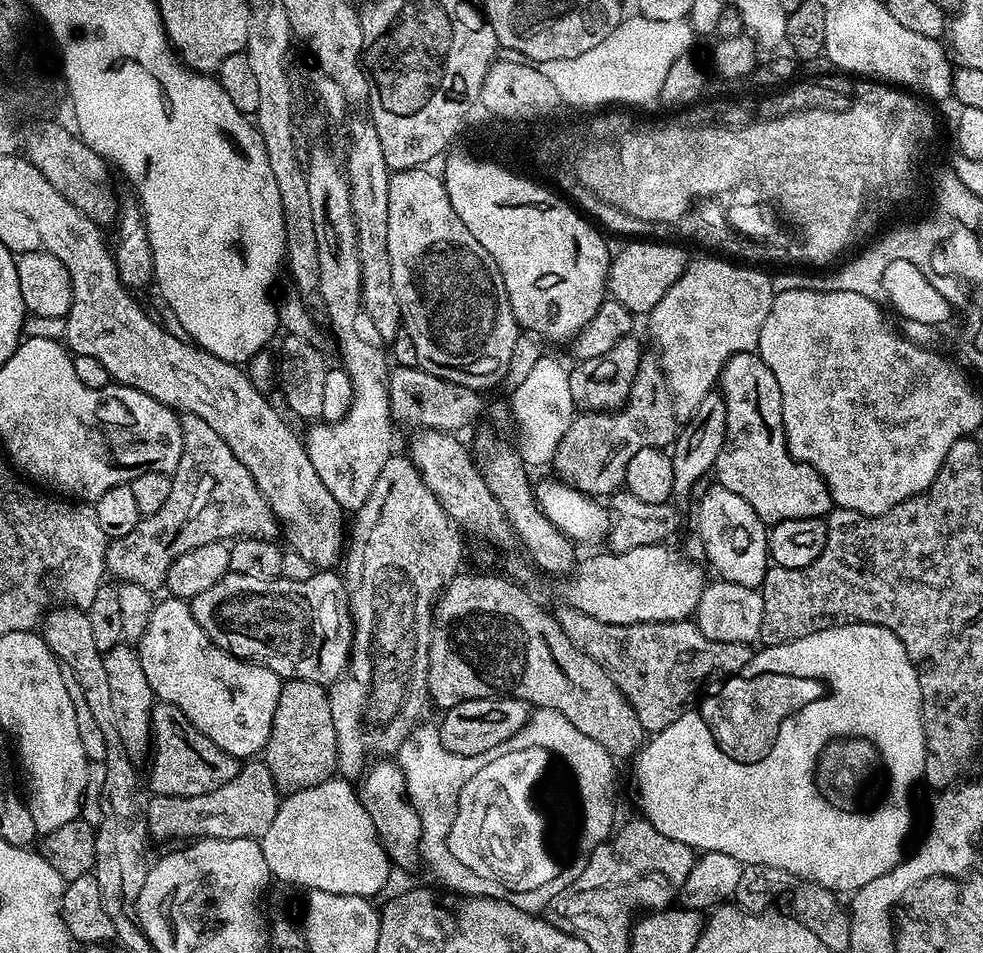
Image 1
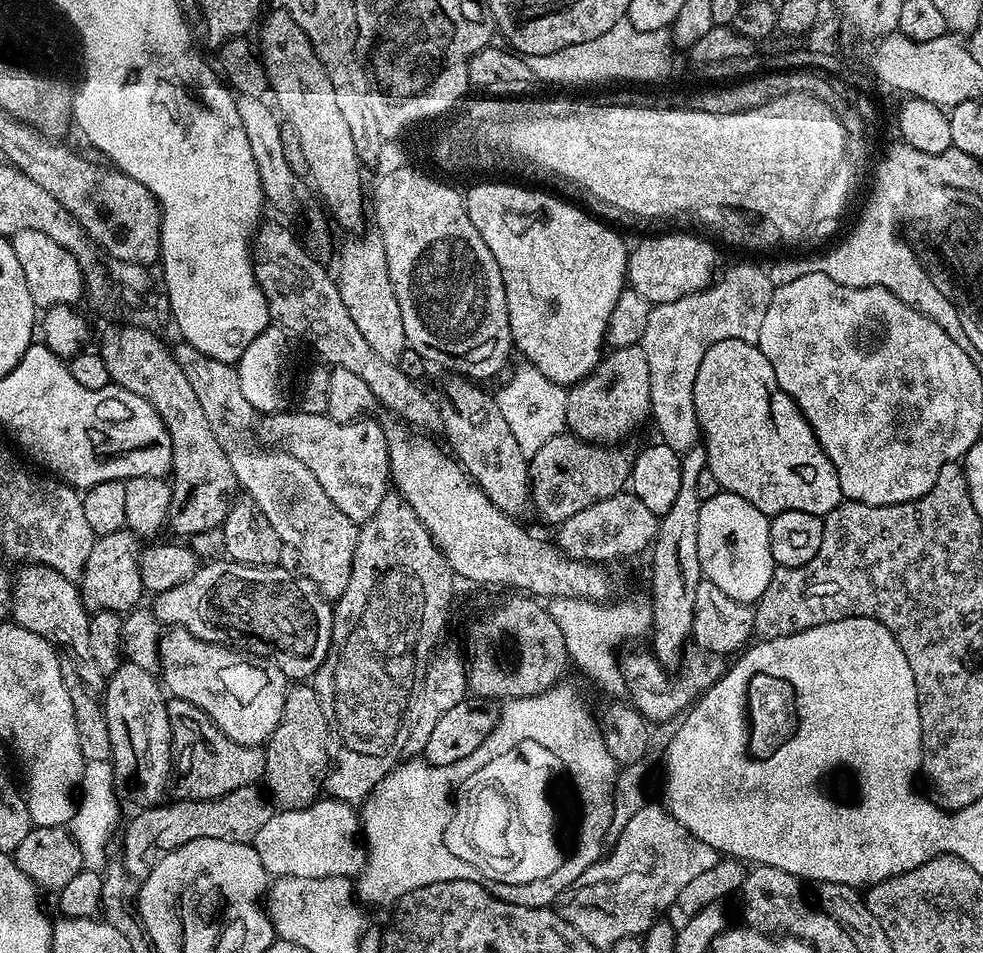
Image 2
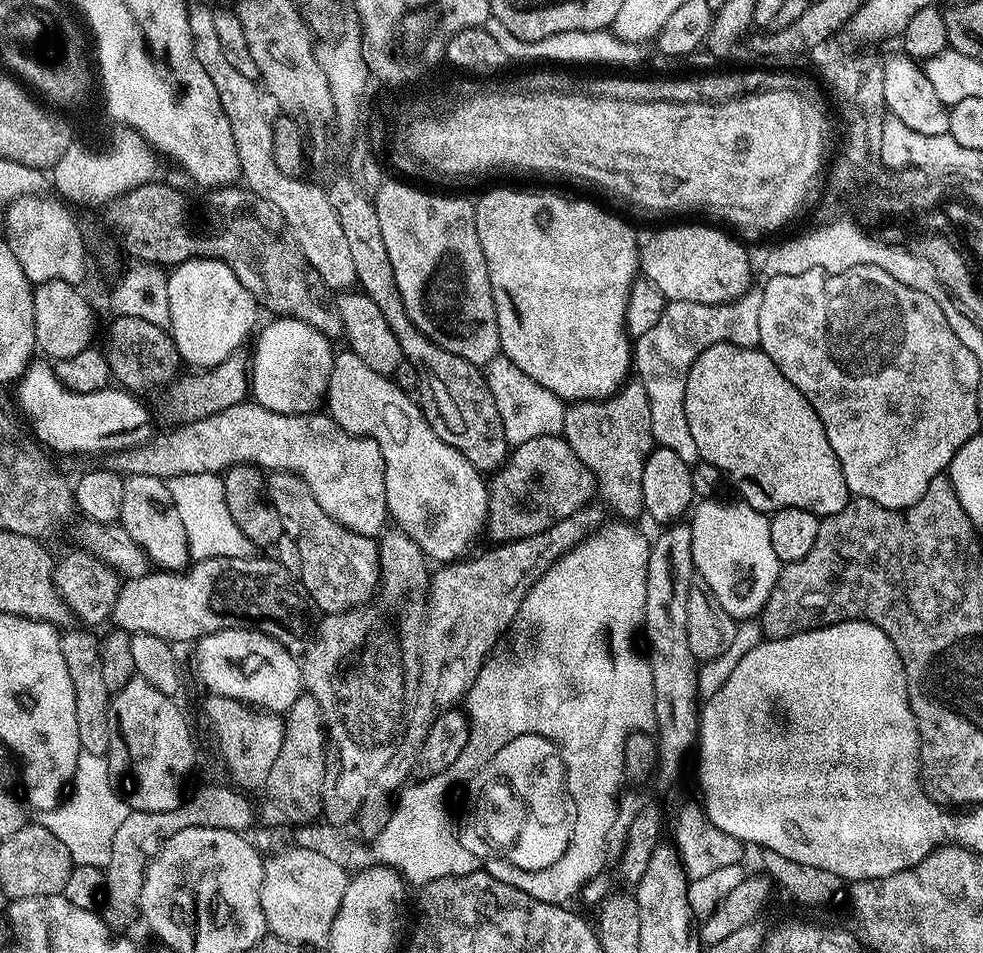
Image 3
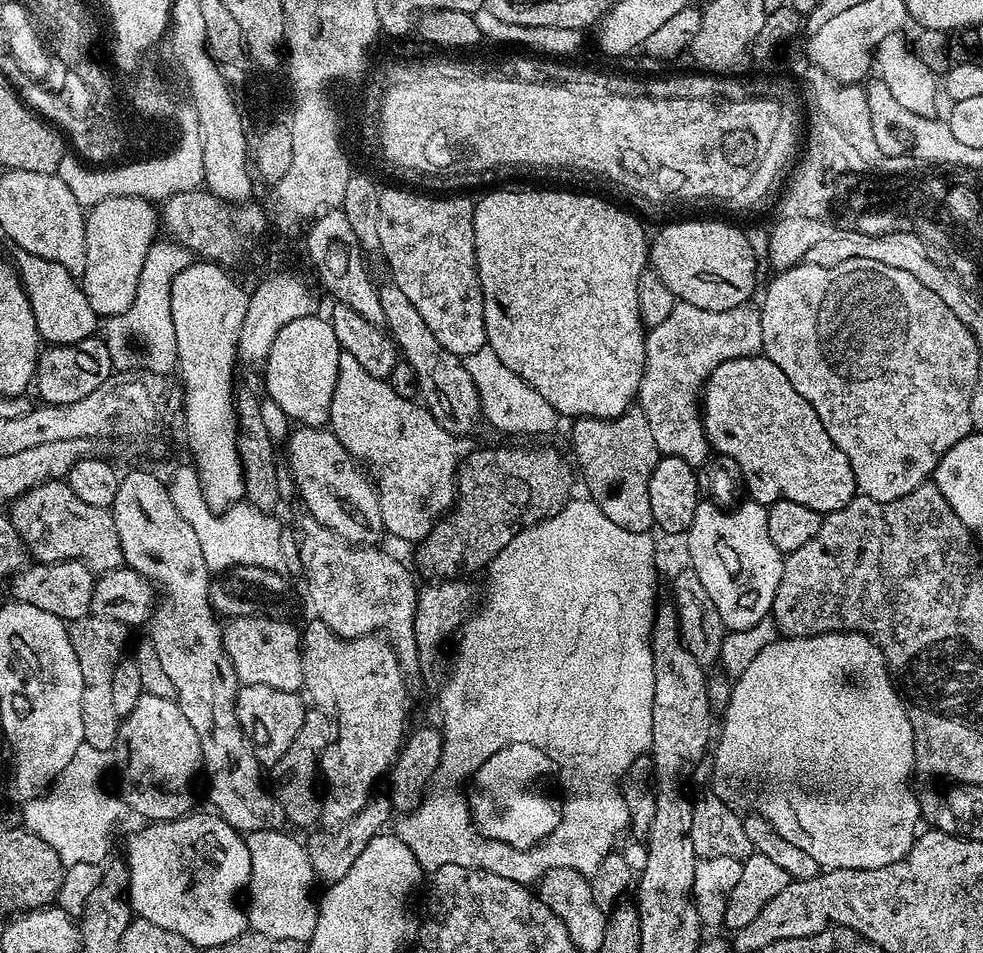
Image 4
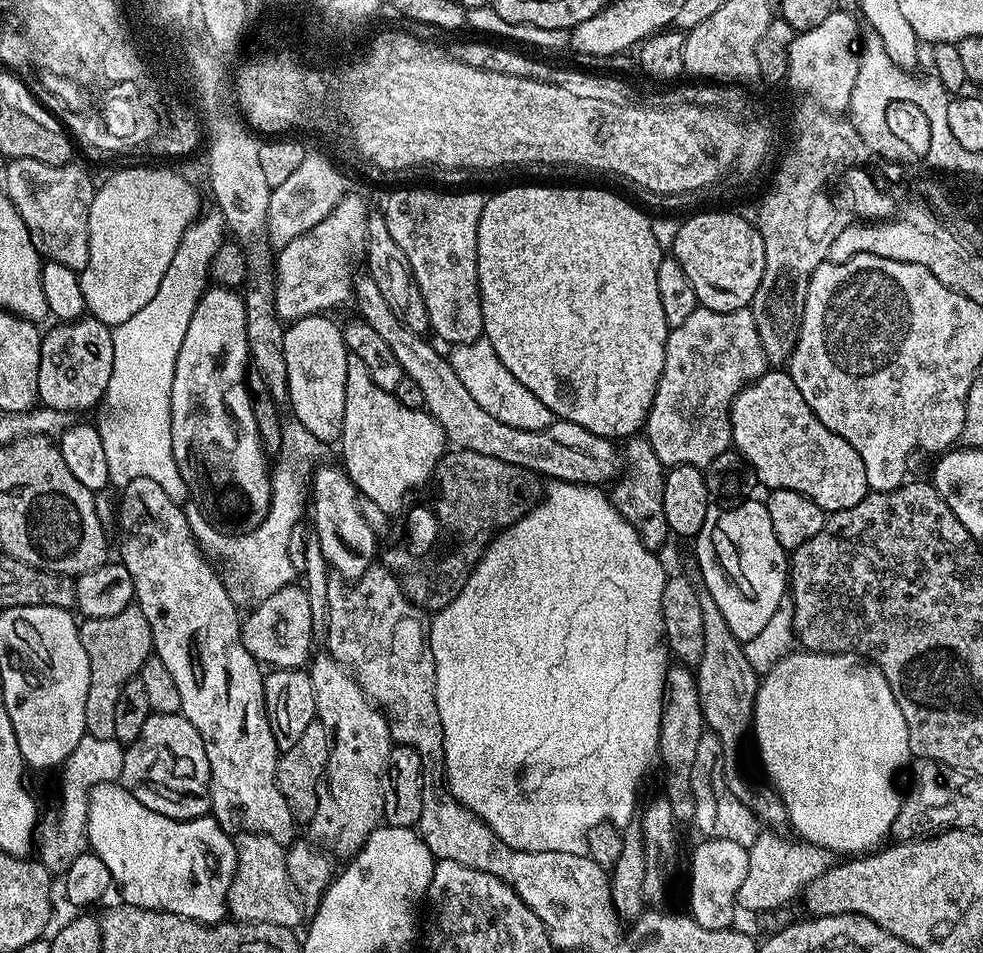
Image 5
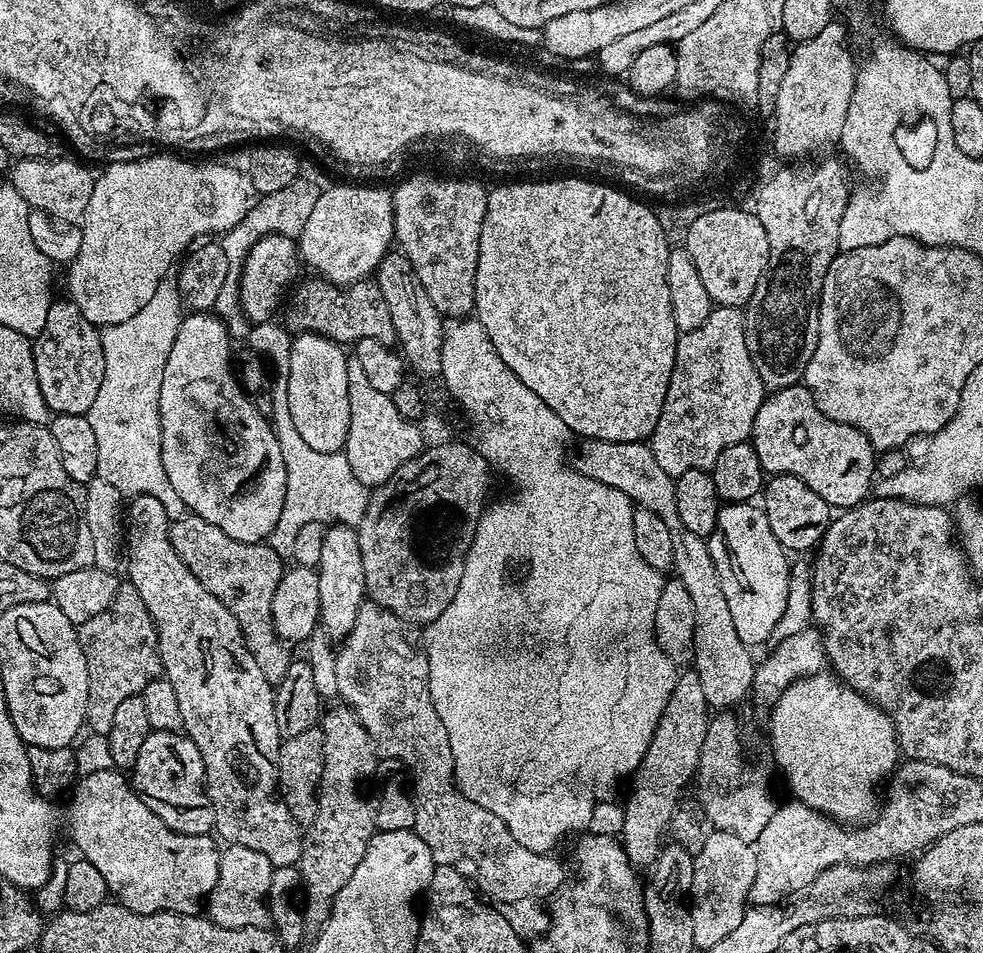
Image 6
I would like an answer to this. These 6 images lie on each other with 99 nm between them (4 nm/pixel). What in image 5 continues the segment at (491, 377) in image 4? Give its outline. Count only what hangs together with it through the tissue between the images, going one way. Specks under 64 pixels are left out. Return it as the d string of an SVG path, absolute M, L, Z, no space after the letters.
M481 338L469 344L457 344L451 349L450 359L454 374L458 374L458 378L462 378L462 386L470 390L470 398L474 398L474 402L478 402L486 414L494 414L498 422L530 430L545 428L552 423L552 411L541 400L534 398L534 394L530 394L530 390L526 390L526 386L522 386L522 382L518 382L510 370L506 370L506 366L502 366L502 358L494 354L494 346L490 346L488 340Z

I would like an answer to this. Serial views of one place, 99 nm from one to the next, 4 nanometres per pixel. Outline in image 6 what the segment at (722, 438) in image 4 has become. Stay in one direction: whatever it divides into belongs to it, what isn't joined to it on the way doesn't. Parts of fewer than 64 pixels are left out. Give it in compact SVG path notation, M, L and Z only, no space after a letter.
M803 383L773 391L765 399L754 418L750 443L758 450L765 473L802 478L834 510L855 508L869 499L868 491L874 488L877 449L862 430L826 418Z

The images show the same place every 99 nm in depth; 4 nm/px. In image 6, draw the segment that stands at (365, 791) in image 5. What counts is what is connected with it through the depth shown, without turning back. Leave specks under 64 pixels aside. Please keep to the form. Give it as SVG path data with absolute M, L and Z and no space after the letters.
M347 706L323 713L324 765L318 794L318 814L303 833L300 846L300 882L302 885L302 920L312 930L328 923L338 890L350 882L350 874L358 870L358 862L366 854L368 839L375 836L376 809L364 793L364 783L378 772L376 744Z

